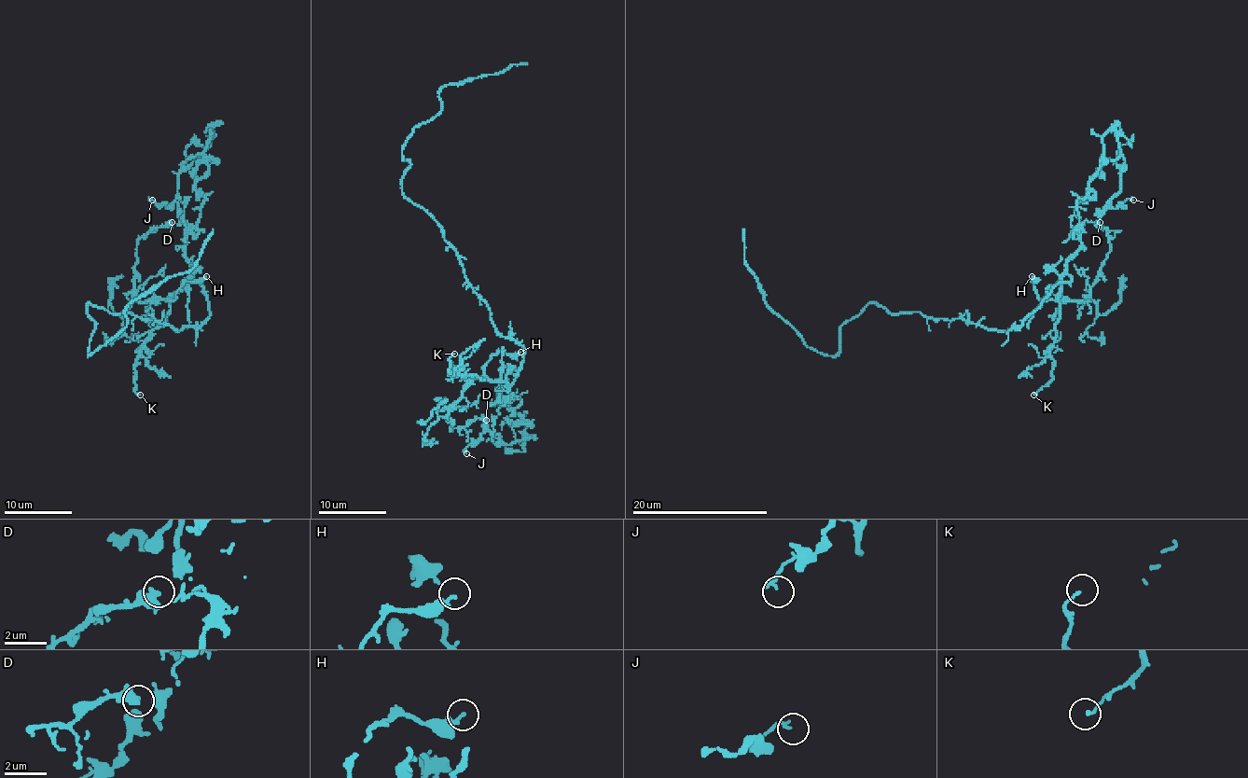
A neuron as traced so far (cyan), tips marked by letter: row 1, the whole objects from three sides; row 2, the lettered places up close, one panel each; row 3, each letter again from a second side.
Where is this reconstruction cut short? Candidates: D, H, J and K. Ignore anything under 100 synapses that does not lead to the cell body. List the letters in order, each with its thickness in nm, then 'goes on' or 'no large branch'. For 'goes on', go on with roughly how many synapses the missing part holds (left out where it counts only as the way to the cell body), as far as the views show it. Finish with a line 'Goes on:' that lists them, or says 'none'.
D: 400 nm | no large branch
H: 200 nm | no large branch
J: 150 nm | no large branch
K: 120 nm | no large branch
Goes on: none

